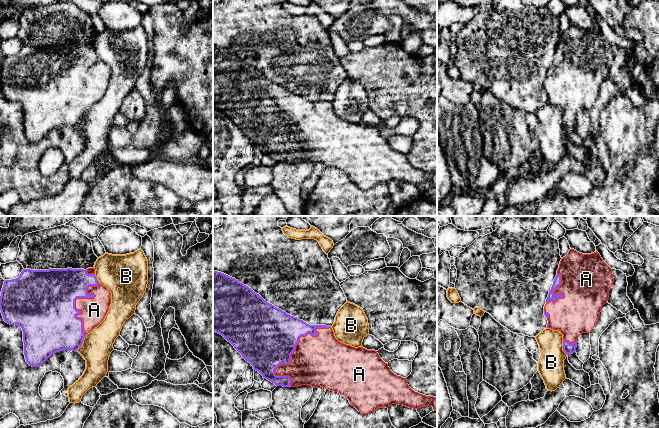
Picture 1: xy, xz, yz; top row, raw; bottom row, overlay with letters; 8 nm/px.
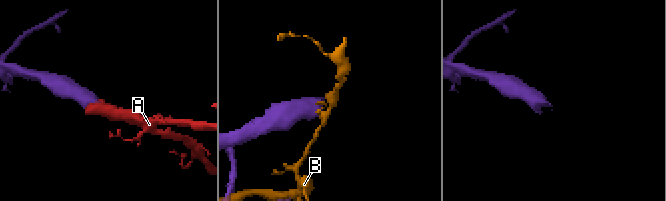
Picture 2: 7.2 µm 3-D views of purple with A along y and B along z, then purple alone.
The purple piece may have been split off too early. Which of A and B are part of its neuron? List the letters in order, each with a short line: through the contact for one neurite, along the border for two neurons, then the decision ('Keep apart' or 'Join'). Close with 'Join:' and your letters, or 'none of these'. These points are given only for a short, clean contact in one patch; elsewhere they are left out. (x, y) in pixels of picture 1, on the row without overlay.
A: Join
B: Keep apart
Join: A

